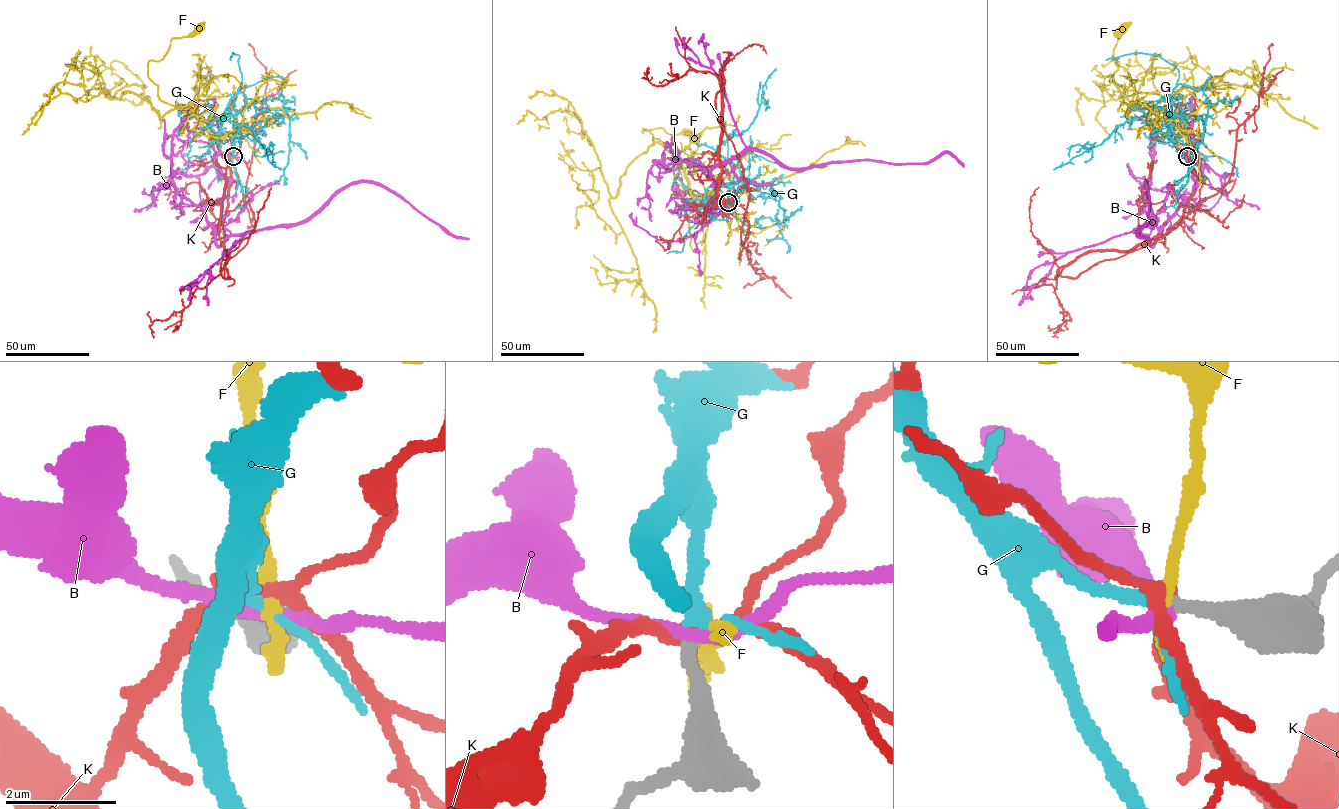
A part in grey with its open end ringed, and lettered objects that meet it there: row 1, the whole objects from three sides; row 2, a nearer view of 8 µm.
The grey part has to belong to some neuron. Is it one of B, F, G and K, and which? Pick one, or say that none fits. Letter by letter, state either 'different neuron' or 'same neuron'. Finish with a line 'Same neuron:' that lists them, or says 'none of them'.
B: different neuron
F: different neuron
G: same neuron
K: different neuron
Same neuron: G

